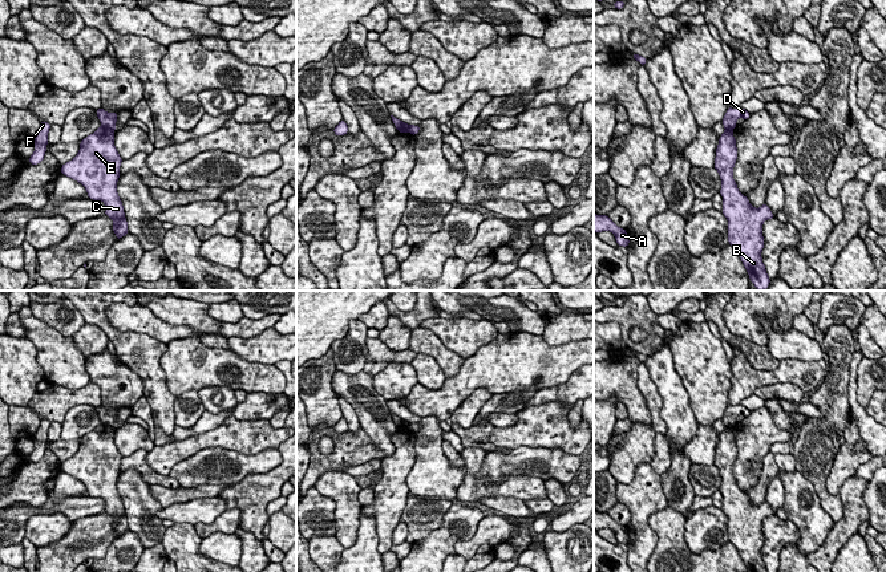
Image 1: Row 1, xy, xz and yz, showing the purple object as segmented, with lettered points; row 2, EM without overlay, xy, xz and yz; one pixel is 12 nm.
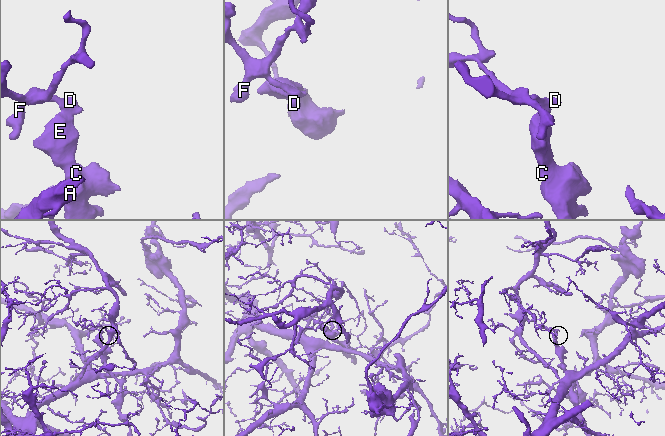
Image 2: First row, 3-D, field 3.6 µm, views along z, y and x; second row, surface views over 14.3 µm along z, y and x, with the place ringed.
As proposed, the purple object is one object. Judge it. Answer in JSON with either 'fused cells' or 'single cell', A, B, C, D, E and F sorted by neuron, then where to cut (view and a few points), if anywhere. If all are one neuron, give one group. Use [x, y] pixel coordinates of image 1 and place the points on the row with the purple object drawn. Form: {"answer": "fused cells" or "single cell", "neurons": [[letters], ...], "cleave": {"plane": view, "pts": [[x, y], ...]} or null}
{"answer": "fused cells", "neurons": [["A", "D", "F"], ["B", "C", "E"]], "cleave": {"plane": "xy", "pts": [[101, 125], [112, 130]]}}

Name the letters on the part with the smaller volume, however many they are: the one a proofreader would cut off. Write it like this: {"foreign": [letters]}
{"foreign": ["B", "C", "E"]}

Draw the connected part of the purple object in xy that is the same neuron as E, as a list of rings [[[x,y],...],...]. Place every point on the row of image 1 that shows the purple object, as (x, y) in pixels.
[[[101,126],[80,142],[77,155],[61,166],[62,175],[81,183],[89,199],[105,203],[117,239],[125,236],[128,222],[117,192],[122,158],[114,147],[114,131]]]

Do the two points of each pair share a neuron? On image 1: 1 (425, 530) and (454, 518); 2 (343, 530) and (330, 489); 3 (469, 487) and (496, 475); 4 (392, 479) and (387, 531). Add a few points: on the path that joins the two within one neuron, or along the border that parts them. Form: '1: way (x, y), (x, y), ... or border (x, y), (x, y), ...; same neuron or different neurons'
1: border (453, 503), (444, 514), (442, 522), (416, 540); different neurons
2: way (343, 519), (343, 502), (340, 499); same neuron
3: border (518, 475), (508, 475), (498, 483), (474, 477); different neurons
4: way (391, 493), (387, 518); same neuron

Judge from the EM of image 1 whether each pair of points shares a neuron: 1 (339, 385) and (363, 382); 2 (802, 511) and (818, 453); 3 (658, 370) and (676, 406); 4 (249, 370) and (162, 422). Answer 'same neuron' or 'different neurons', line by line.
1: same neuron
2: different neurons
3: same neuron
4: different neurons

